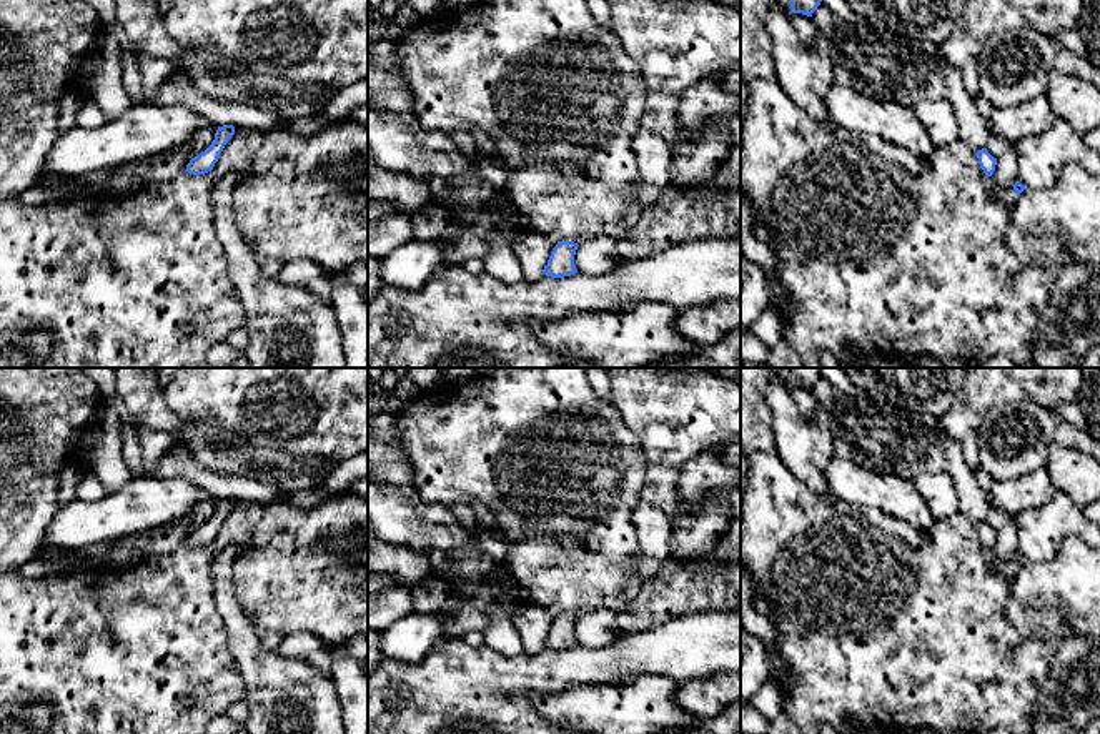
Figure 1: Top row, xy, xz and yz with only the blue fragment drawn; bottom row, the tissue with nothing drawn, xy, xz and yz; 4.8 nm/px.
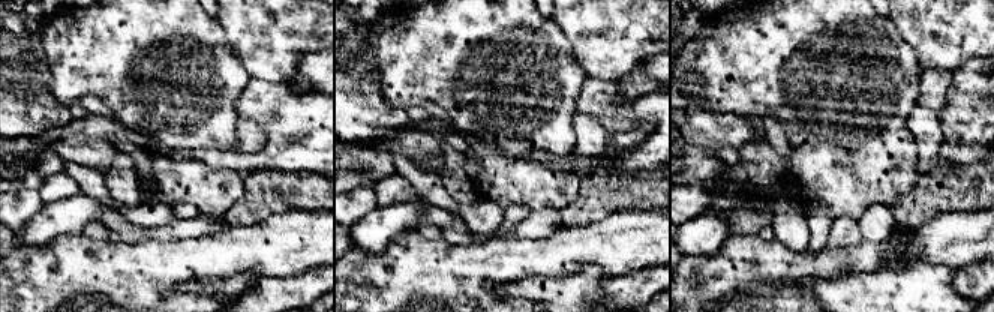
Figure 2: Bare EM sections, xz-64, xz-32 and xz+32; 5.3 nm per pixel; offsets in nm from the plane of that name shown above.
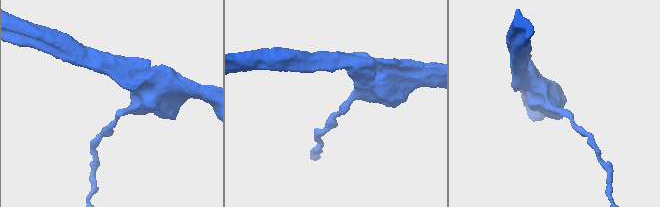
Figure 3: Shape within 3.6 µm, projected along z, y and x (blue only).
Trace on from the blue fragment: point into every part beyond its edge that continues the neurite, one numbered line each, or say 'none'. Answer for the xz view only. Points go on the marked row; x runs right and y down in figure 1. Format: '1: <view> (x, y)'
none

